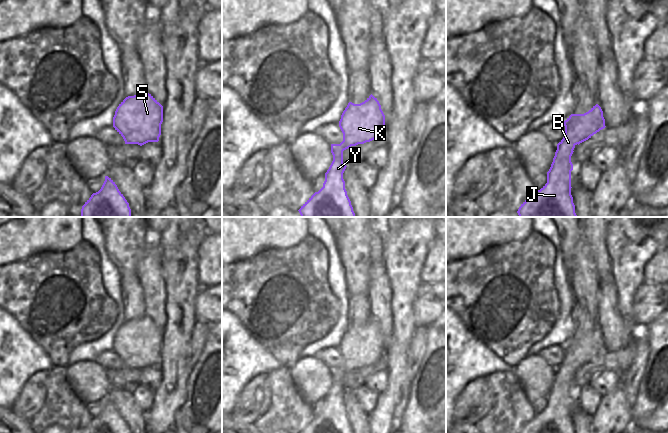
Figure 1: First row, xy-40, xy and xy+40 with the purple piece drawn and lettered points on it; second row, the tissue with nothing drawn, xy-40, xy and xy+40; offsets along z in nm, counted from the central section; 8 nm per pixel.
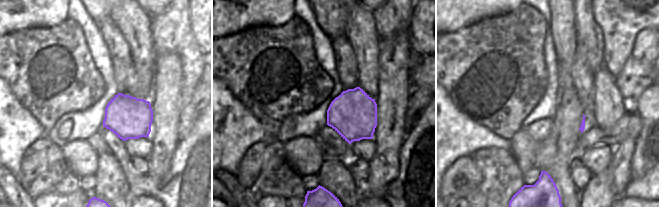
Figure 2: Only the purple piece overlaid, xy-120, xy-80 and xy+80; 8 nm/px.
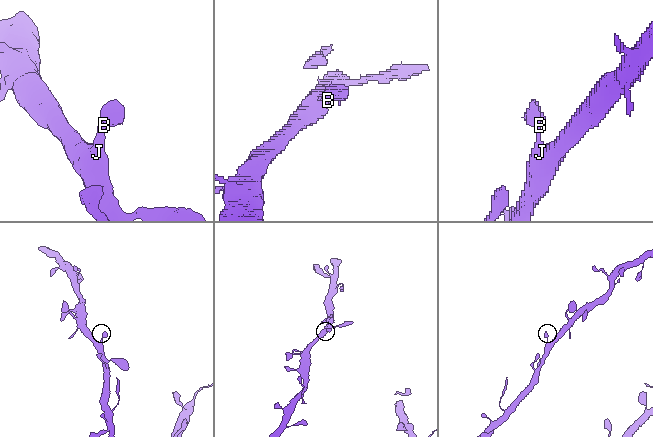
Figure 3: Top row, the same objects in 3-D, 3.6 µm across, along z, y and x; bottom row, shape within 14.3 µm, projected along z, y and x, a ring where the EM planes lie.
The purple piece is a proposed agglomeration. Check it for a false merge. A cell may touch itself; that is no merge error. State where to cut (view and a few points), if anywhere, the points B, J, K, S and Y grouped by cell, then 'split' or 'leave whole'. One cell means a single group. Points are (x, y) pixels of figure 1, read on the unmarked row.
cut none; groups B J K S Y; leave whole

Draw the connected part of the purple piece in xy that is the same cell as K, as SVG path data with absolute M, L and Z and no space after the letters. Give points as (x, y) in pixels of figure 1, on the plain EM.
M372 318L360 328L349 326L339 345L343 365L331 368L333 385L325 397L323 411L300 433L353 433L343 403L347 391L343 387L343 375L374 364L385 356L385 350L381 329Z

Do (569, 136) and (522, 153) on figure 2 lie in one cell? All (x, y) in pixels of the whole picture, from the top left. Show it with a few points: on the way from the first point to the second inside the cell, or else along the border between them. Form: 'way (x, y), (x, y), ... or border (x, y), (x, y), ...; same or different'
border (539, 143), (532, 166); different

